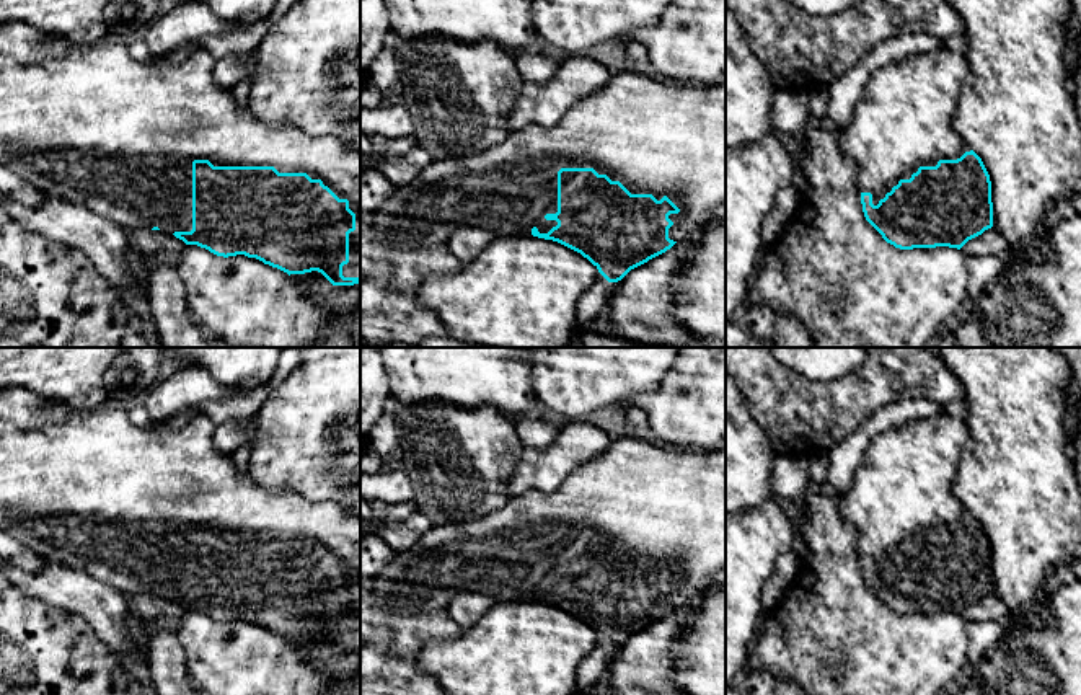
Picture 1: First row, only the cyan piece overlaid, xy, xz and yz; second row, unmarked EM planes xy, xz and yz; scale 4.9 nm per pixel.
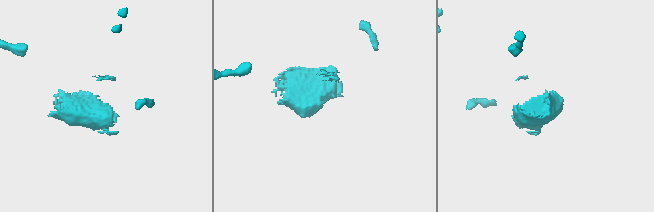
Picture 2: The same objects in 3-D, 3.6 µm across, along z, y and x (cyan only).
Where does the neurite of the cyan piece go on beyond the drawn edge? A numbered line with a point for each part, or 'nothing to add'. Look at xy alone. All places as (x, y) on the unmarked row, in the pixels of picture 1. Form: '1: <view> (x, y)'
1: xy (83, 488)

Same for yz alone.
1: yz (904, 485)

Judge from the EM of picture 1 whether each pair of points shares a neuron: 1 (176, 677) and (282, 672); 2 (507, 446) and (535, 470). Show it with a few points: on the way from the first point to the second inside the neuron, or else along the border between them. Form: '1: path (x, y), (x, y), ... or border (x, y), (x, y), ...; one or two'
1: border (178, 640), (185, 653), (185, 671), (189, 677); two
2: border (524, 447), (509, 480), (509, 493); two

